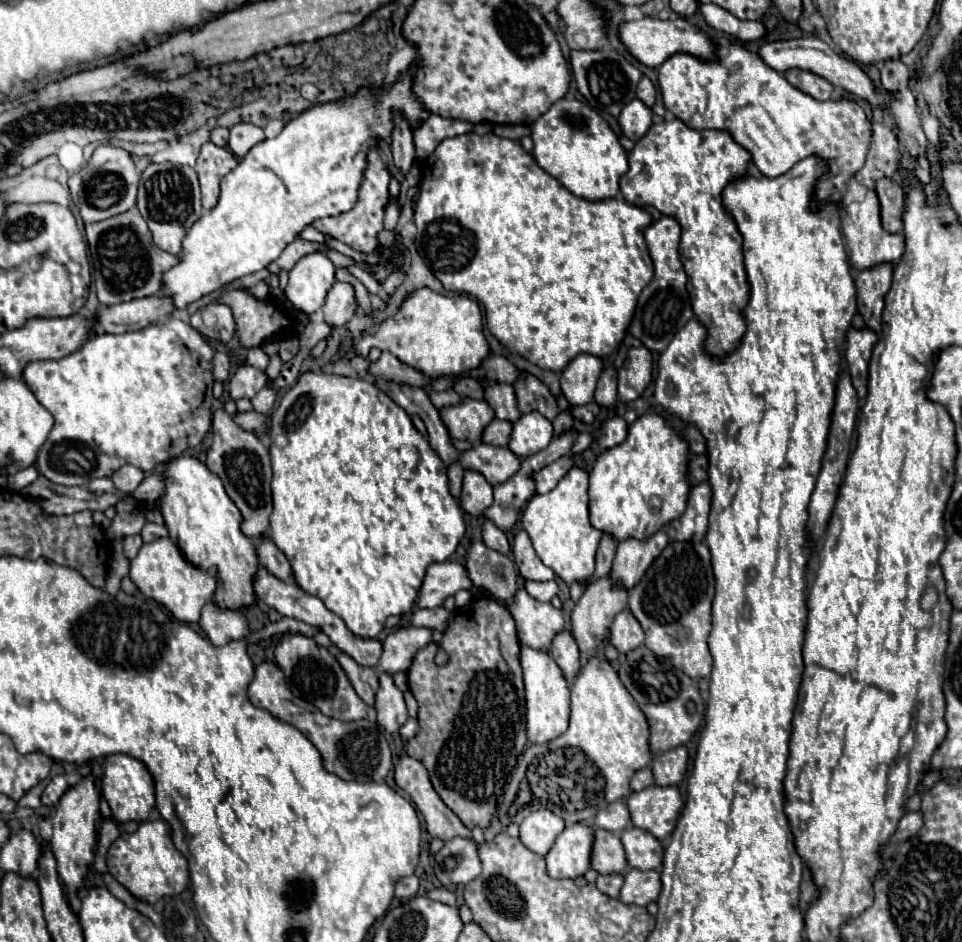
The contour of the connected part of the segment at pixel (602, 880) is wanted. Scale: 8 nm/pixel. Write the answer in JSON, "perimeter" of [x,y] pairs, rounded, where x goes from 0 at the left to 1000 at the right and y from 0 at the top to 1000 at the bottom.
{"perimeter":[[[623,929],[621,931],[621,944],[637,954],[643,952],[646,939],[648,939],[648,929]]]}

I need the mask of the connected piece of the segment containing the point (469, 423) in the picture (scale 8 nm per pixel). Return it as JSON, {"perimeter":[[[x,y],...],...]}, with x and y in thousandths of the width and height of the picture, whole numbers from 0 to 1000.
{"perimeter":[[[481,424],[475,430],[460,432],[456,441],[460,443],[469,466],[488,468],[492,472],[498,470],[504,451],[515,443],[512,434],[504,426],[494,424]]]}

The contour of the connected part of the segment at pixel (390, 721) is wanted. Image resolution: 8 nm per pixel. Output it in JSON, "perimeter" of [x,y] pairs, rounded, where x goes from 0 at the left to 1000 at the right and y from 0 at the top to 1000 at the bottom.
{"perimeter":[[[398,714],[394,717],[394,736],[390,742],[392,768],[402,778],[413,778],[417,770],[423,765],[423,751],[419,744],[419,736],[411,729],[409,719]]]}

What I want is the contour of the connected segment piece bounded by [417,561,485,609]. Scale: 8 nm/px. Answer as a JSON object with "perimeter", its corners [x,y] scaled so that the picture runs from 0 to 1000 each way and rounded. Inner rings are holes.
{"perimeter":[[[460,596],[460,598],[450,598],[444,604],[440,623],[436,627],[436,644],[444,644],[444,646],[452,646],[456,642],[460,642],[463,634],[473,632],[475,627],[485,625],[485,627],[498,627],[504,630],[502,623],[496,623],[490,615],[485,604],[475,598],[475,596]]]}

